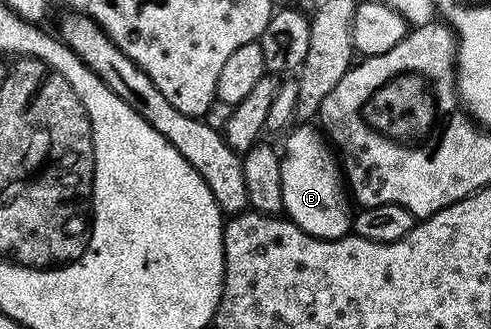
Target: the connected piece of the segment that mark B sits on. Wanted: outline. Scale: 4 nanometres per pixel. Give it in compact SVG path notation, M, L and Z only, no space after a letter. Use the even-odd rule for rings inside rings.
M298 125L285 135L286 154L281 155L285 217L317 238L345 238L352 230L352 202L340 159L317 125Z

